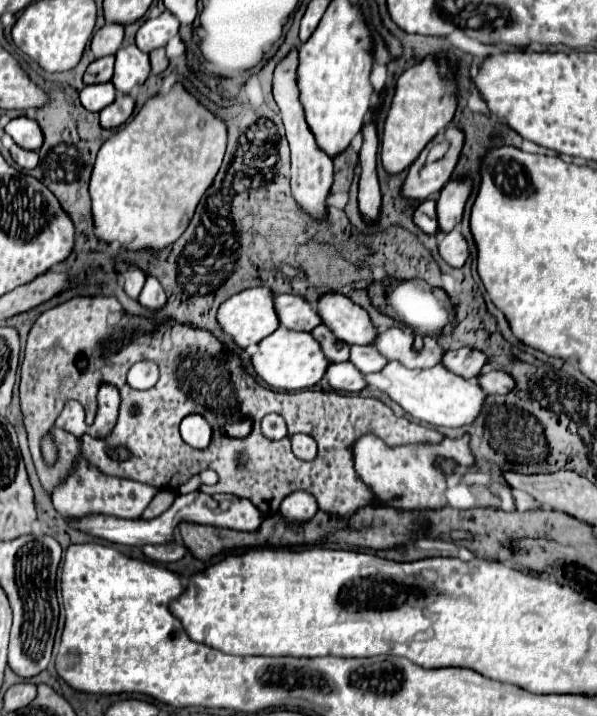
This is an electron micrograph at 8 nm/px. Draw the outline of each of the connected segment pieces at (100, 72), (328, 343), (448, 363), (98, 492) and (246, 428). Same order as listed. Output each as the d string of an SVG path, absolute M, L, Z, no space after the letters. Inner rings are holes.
M111 55L105 57L105 59L95 59L95 61L87 67L87 71L85 71L85 77L83 77L85 85L111 81L111 77L113 77L113 63L115 63L115 59L113 59Z
M319 325L313 329L313 337L321 343L325 357L331 363L341 363L349 361L349 345L345 341L339 341L325 325Z
M461 347L457 351L447 351L443 357L443 365L457 375L467 379L479 377L481 369L489 363L487 355L475 347Z
M81 455L75 461L73 469L67 473L67 477L63 481L59 481L59 485L53 489L53 495L55 495L53 505L67 519L69 517L83 517L87 513L105 513L105 515L125 517L125 519L139 519L139 515L143 513L141 519L155 519L161 513L165 513L175 499L175 495L171 491L161 491L159 495L157 493L159 493L159 487L153 487L153 485L147 485L147 483L137 483L137 481L131 481L131 479L117 479L117 477L111 477L111 475L105 475L105 473L97 471Z
M245 417L245 419L241 419L241 421L237 421L237 423L229 423L229 425L225 425L225 433L229 435L229 437L245 437L245 435L249 435L249 431L253 429L253 421L249 419L249 417Z

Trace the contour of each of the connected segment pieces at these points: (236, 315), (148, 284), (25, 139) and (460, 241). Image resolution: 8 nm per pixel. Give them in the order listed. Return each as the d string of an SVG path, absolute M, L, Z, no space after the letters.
M255 287L255 289L245 289L231 299L227 299L217 313L217 321L223 327L227 335L235 339L235 343L241 349L247 349L249 345L257 345L261 339L271 335L279 327L277 311L275 311L275 293L269 287Z
M147 275L147 281L145 281L145 287L143 287L141 295L139 295L139 301L141 301L143 307L147 307L151 311L157 311L157 309L165 307L167 297L165 297L165 291L163 291L161 283L155 277Z
M17 117L17 119L11 119L7 125L5 125L5 133L13 137L13 141L19 145L19 147L25 147L25 149L39 149L41 147L41 141L43 141L43 135L41 135L41 129L37 125L37 121L29 119L29 117Z
M457 229L445 233L439 237L439 253L451 267L463 267L469 257L467 239Z

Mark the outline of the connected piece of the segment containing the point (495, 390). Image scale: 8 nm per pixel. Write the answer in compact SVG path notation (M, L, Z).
M489 371L489 373L479 377L479 385L489 395L503 395L515 387L515 379L505 371Z

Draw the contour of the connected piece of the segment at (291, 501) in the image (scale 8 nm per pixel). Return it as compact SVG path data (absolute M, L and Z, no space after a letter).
M293 491L283 499L279 511L287 521L307 521L315 515L317 501L307 491Z

